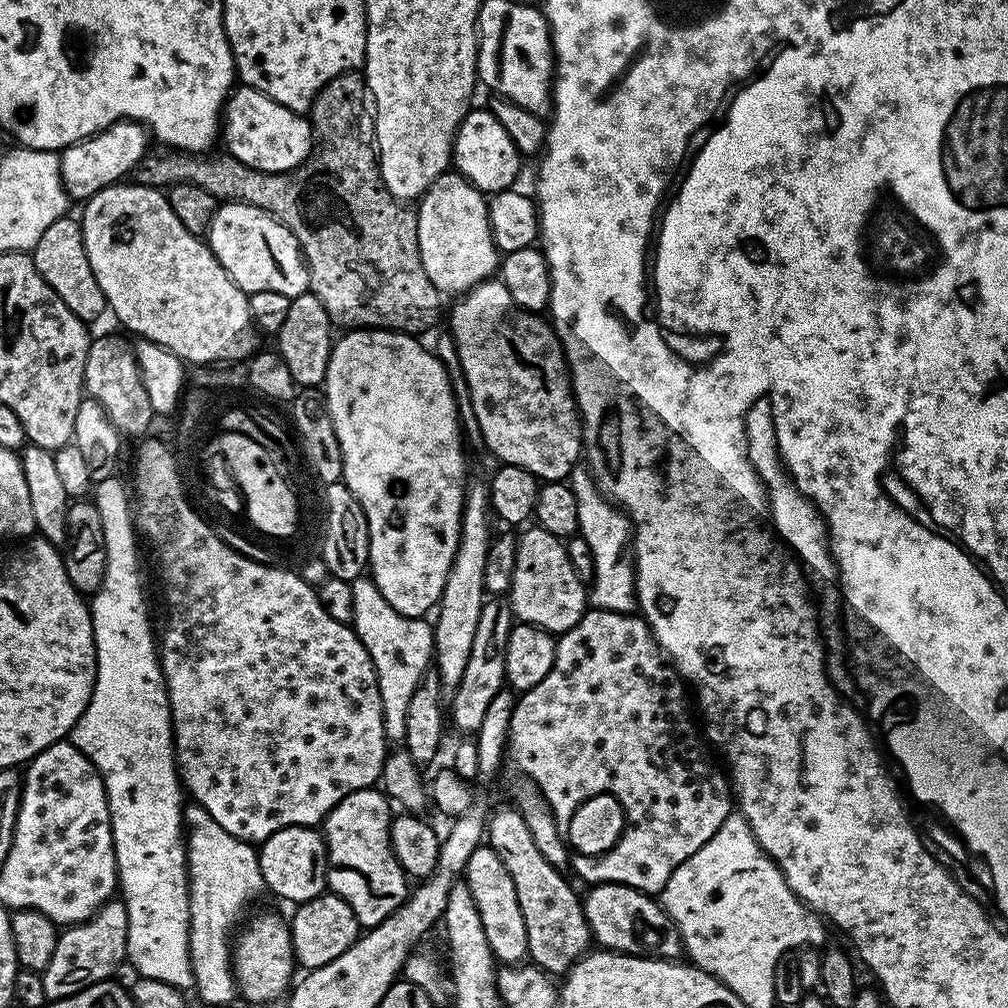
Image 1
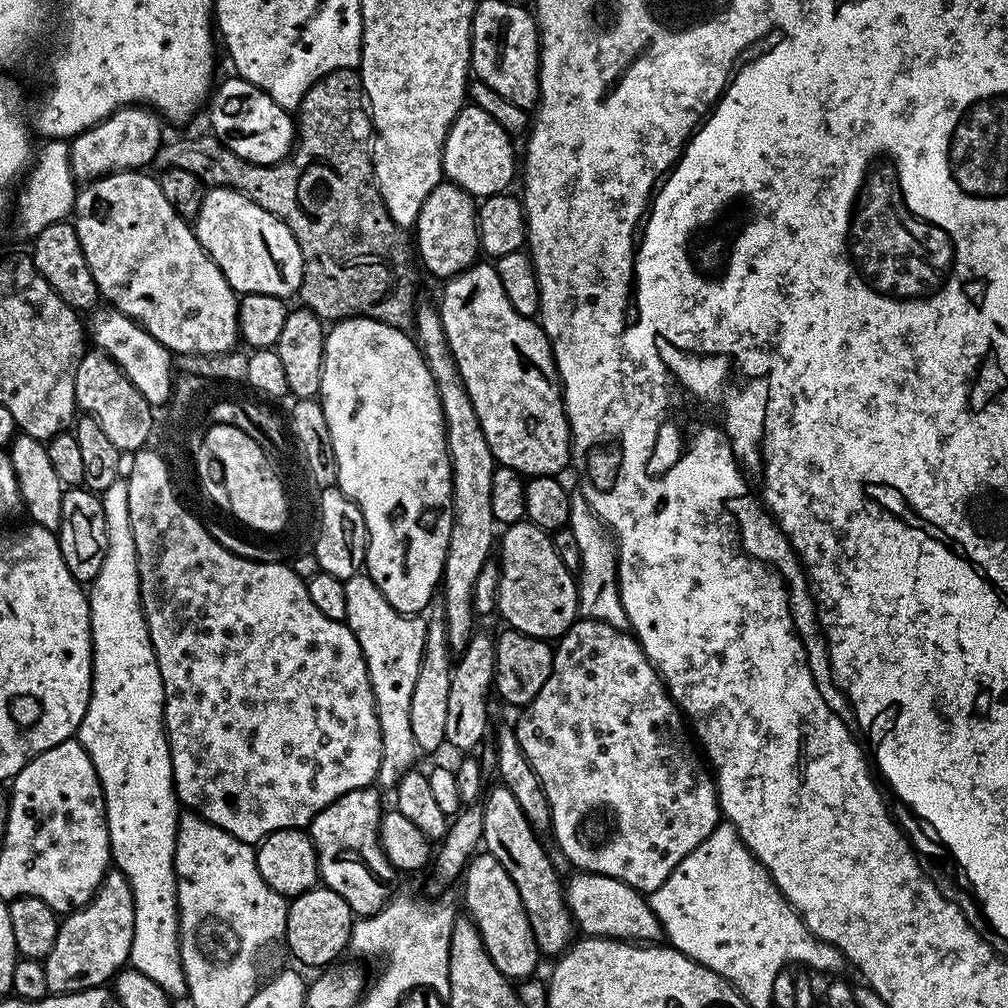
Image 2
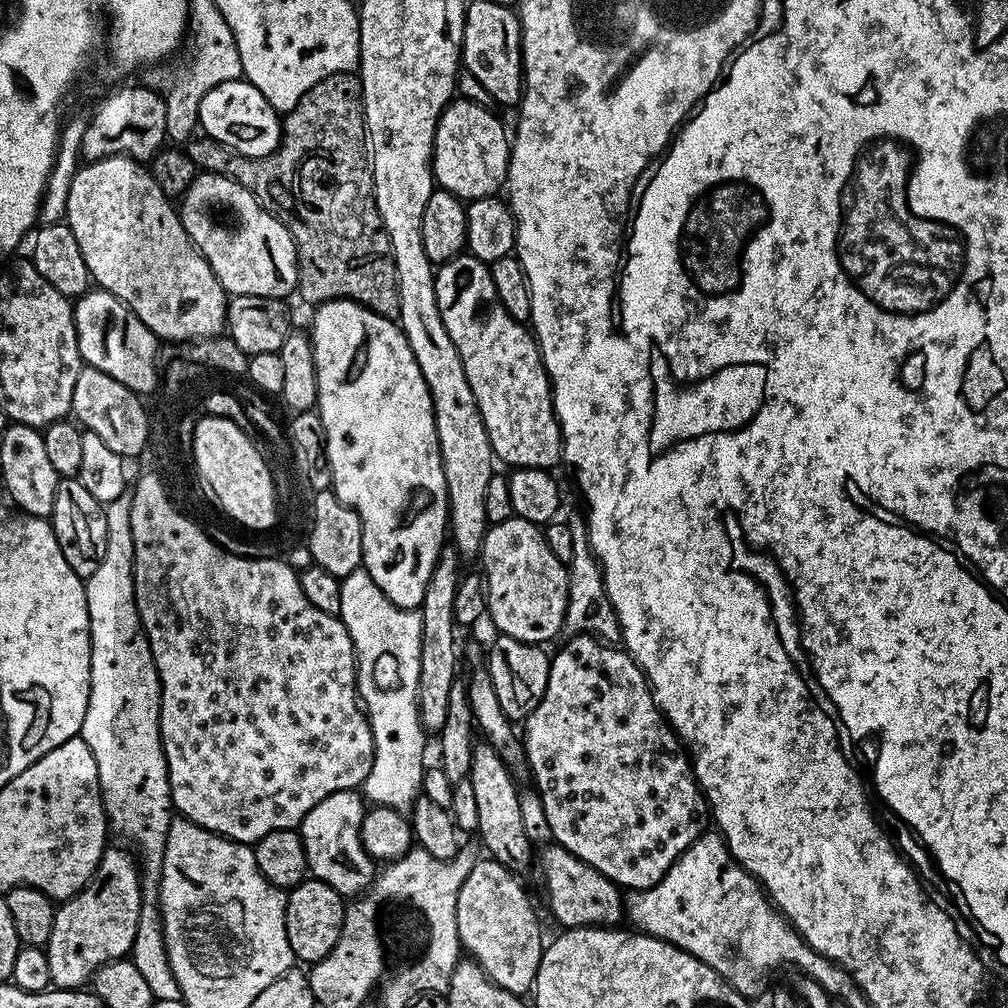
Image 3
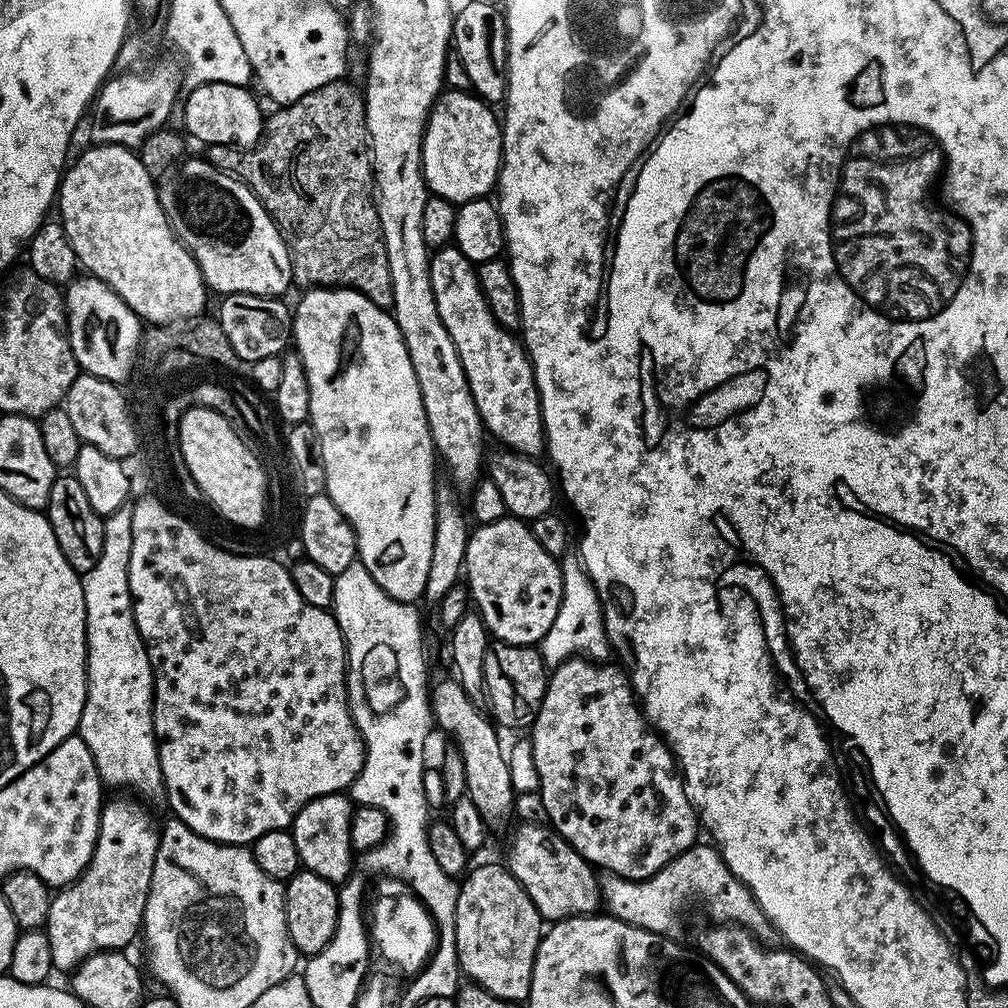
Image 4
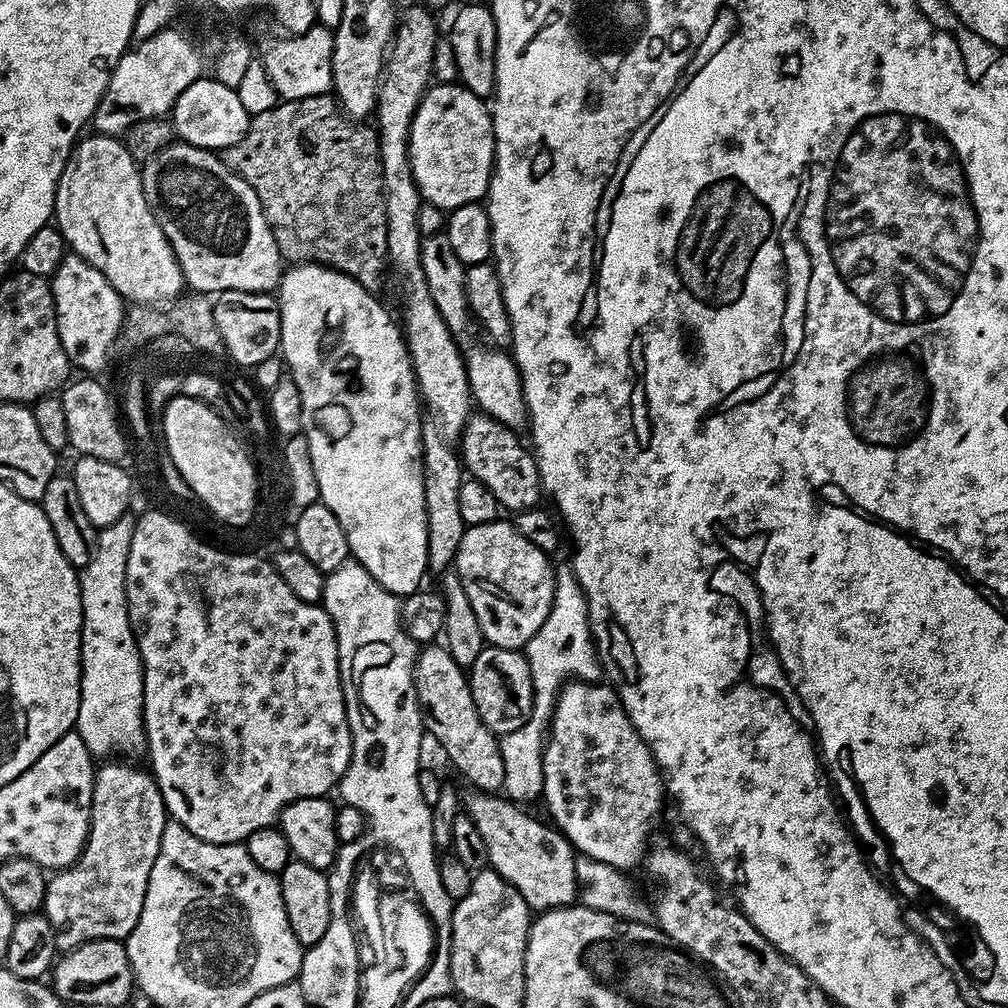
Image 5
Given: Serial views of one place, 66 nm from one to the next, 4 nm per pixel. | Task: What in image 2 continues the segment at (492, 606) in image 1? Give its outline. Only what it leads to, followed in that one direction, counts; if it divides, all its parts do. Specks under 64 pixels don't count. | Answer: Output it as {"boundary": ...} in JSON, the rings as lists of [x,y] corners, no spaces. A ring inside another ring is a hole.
{"boundary":[[[473,631],[472,641],[468,647],[459,653],[452,669],[450,678],[450,695],[448,712],[446,714],[446,738],[445,745],[450,749],[457,748],[460,754],[472,754],[485,743],[484,735],[488,732],[488,691],[491,693],[496,678],[496,642],[493,633]]]}

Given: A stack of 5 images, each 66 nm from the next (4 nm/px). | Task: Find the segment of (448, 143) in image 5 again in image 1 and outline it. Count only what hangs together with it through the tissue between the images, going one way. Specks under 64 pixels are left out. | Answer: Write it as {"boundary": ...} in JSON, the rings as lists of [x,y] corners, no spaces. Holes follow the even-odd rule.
{"boundary":[[[469,110],[458,126],[456,141],[452,144],[452,164],[455,171],[470,181],[479,192],[491,194],[509,191],[520,172],[521,154],[491,110],[476,111]]]}

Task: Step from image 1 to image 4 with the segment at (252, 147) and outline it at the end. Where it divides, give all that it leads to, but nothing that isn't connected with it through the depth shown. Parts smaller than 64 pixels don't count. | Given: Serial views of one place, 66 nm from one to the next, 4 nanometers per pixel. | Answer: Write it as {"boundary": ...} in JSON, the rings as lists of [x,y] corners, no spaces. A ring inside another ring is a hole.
{"boundary":[[[214,82],[213,84],[206,84],[206,85],[200,85],[196,89],[189,91],[187,93],[186,98],[188,98],[188,101],[185,102],[183,101],[182,104],[182,111],[184,114],[184,122],[182,125],[183,131],[187,133],[189,137],[190,135],[193,136],[194,139],[196,140],[201,140],[202,144],[204,146],[207,146],[209,144],[230,144],[233,145],[237,148],[251,148],[252,145],[257,144],[260,141],[260,137],[264,135],[266,131],[266,116],[265,113],[260,113],[260,104],[258,101],[255,100],[254,97],[251,96],[249,89],[247,87],[244,87],[242,85],[226,85],[223,84],[222,82]]]}

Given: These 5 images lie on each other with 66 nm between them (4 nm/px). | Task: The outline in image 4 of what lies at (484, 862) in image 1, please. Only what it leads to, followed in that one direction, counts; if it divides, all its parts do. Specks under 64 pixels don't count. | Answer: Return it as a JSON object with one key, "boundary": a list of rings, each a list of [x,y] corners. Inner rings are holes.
{"boundary":[[[503,863],[475,868],[463,877],[456,894],[456,963],[476,987],[519,1005],[530,994],[542,917],[530,902],[530,894],[522,890]]]}

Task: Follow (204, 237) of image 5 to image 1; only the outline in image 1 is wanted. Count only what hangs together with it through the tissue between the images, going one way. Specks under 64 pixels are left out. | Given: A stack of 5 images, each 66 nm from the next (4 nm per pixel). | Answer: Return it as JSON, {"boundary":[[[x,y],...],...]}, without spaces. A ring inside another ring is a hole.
{"boundary":[[[221,203],[208,227],[206,243],[243,292],[274,290],[274,294],[286,294],[291,298],[308,291],[308,266],[300,244],[290,229],[269,212],[249,204]]]}

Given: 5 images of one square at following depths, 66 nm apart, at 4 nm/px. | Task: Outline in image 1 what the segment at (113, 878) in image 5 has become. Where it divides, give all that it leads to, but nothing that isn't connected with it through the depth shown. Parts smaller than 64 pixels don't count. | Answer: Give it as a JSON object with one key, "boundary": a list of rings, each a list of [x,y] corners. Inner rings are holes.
{"boundary":[[[120,898],[109,900],[90,919],[82,921],[81,924],[65,927],[60,932],[58,946],[54,946],[50,966],[46,966],[46,970],[42,974],[49,1001],[64,1000],[98,982],[113,979],[117,975],[116,967],[120,963],[123,965],[128,955],[126,950],[127,929],[126,906],[123,899]]]}

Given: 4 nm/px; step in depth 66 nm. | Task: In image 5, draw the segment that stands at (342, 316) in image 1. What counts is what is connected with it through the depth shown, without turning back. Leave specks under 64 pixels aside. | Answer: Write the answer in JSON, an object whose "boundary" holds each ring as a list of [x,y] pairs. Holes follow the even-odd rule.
{"boundary":[[[325,94],[322,96],[307,96],[301,100],[286,100],[283,102],[277,102],[272,109],[263,110],[262,113],[253,115],[248,121],[248,133],[242,137],[240,141],[234,146],[226,146],[225,148],[219,149],[218,155],[221,162],[224,163],[225,168],[230,169],[230,171],[235,174],[238,178],[242,178],[250,186],[250,190],[254,190],[254,194],[258,198],[258,202],[262,206],[264,211],[264,217],[266,222],[270,226],[270,230],[274,234],[274,242],[278,246],[281,257],[285,261],[291,262],[293,265],[297,264],[316,264],[323,265],[326,268],[333,268],[335,272],[341,272],[346,274],[350,278],[354,278],[361,284],[367,292],[376,294],[379,293],[380,283],[384,280],[384,264],[386,268],[386,261],[388,260],[388,243],[386,242],[386,206],[384,205],[384,175],[382,174],[382,166],[380,165],[380,137],[378,135],[377,129],[375,127],[367,128],[367,123],[364,122],[353,122],[347,119],[343,112],[340,110],[340,105],[331,95]]]}

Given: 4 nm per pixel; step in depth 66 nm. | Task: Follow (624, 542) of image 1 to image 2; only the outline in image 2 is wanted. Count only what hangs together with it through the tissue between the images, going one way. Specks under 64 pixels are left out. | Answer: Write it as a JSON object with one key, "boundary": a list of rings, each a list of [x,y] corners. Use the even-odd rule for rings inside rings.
{"boundary":[[[576,494],[572,496],[572,533],[576,535],[580,551],[580,571],[578,573],[579,615],[585,620],[601,620],[615,628],[628,628],[626,610],[622,606],[620,587],[616,577],[616,545],[613,537],[602,527],[586,498]]]}

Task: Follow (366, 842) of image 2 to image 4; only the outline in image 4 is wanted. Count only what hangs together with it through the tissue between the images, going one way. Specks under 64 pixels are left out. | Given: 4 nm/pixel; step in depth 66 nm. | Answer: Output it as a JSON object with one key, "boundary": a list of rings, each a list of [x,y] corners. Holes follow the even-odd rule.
{"boundary":[[[347,795],[314,798],[294,818],[291,826],[294,846],[298,846],[301,865],[307,871],[333,882],[343,882],[354,871],[354,849],[350,838],[350,822],[354,804]]]}

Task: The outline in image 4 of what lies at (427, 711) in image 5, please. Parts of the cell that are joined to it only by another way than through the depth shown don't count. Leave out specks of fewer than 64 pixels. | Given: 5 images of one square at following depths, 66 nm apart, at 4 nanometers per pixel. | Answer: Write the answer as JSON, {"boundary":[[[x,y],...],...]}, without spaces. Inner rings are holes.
{"boundary":[[[454,678],[440,680],[437,684],[435,681],[431,685],[430,703],[435,727],[437,729],[445,728],[456,739],[453,741],[462,754],[462,766],[466,766],[466,786],[468,787],[466,795],[472,799],[474,806],[478,806],[478,814],[482,814],[484,823],[488,825],[489,829],[496,830],[496,828],[502,827],[512,812],[514,793],[510,782],[510,766],[508,765],[506,748],[505,745],[500,745],[499,734],[501,735],[501,733],[498,731],[497,725],[485,713],[485,717],[480,713],[481,709],[474,702],[470,702],[466,690],[462,690],[462,686]]]}

